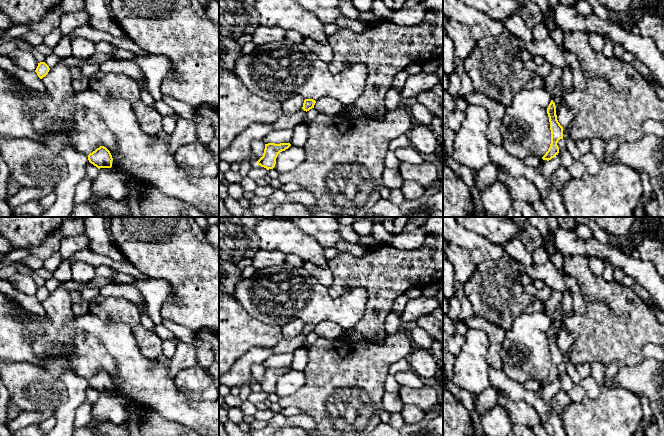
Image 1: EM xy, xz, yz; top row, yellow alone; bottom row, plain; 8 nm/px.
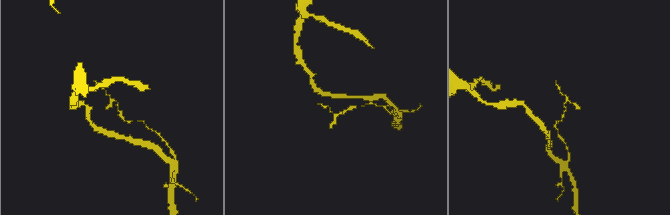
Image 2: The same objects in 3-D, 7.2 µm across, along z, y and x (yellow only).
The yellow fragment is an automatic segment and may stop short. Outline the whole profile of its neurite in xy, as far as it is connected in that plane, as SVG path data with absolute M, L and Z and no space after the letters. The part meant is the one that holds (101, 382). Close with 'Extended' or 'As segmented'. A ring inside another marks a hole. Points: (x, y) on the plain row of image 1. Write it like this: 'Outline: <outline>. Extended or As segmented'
Outline: M100 370L88 379L88 384L91 388L100 393L111 392L113 382L110 375L106 371Z. As segmented

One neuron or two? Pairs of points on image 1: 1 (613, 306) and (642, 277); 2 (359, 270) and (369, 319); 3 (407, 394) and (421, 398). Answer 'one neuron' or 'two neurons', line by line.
1: two neurons
2: one neuron
3: one neuron

